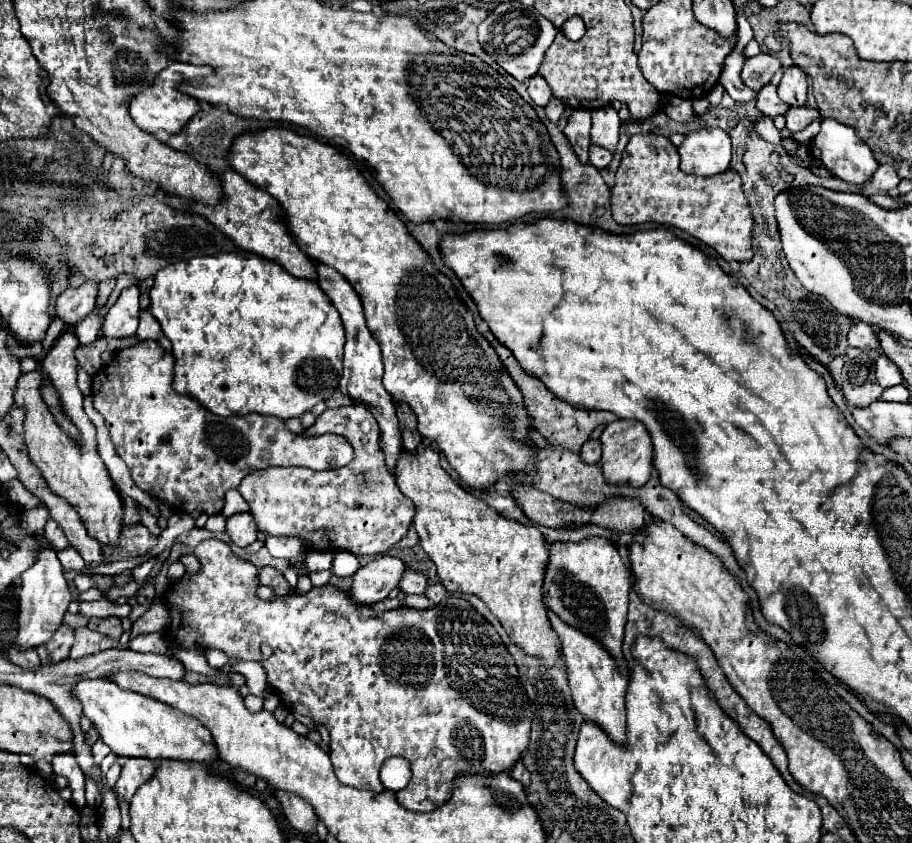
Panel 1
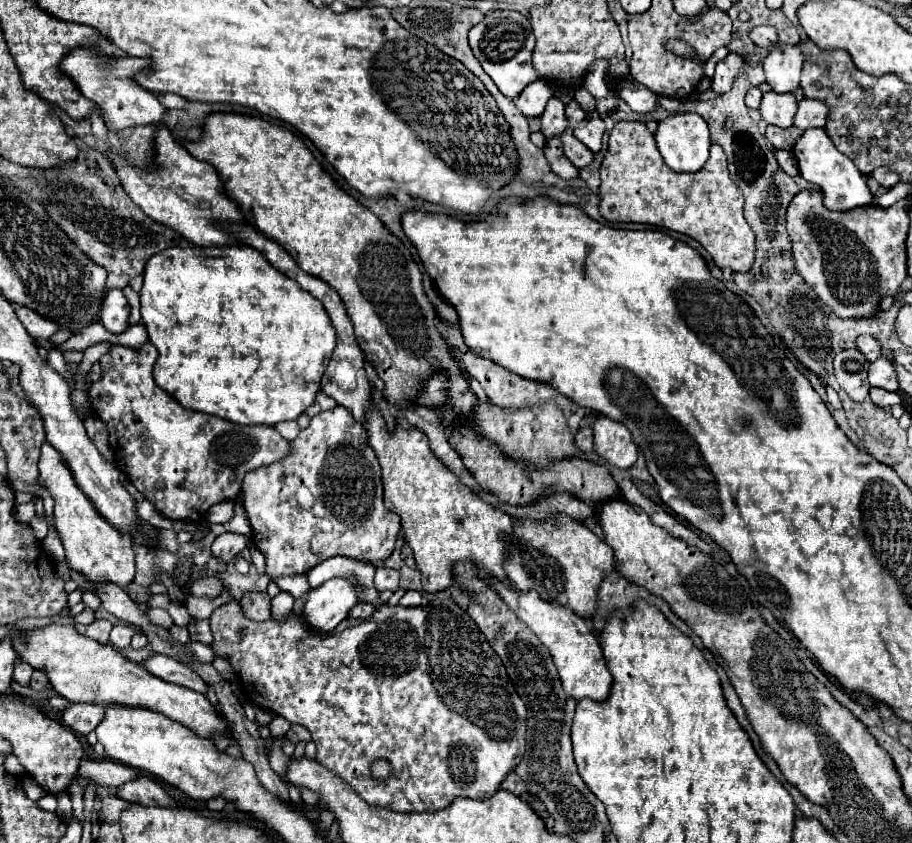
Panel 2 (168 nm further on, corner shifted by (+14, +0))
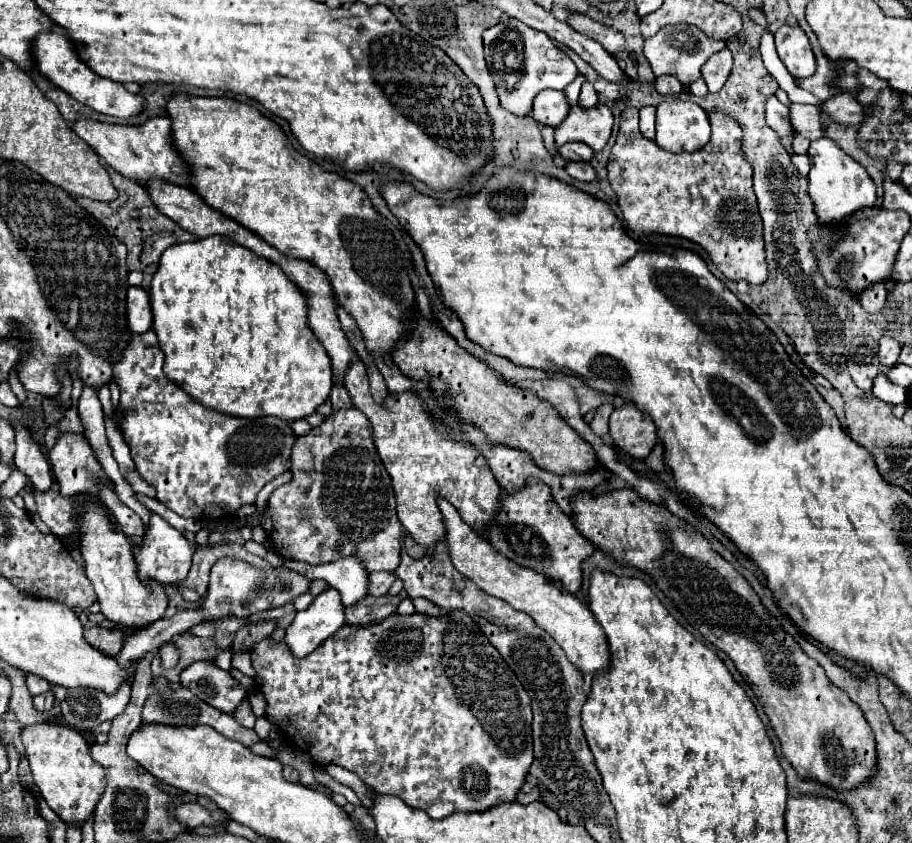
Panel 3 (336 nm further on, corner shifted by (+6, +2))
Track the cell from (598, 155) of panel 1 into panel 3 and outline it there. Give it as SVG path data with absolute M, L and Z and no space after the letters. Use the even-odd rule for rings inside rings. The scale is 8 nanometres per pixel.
M569 142L569 144L565 144L565 146L561 146L559 148L559 154L565 158L565 160L569 160L569 162L577 162L577 160L581 160L581 162L589 162L591 160L591 156L593 156L593 150L587 146L587 144L583 144L583 142Z

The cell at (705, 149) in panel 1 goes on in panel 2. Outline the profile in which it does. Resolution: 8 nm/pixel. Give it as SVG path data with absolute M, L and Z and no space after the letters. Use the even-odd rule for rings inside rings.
M695 112L671 114L671 116L663 118L653 136L655 136L655 142L657 142L657 150L661 152L665 164L671 170L697 172L697 170L701 170L701 166L709 158L709 146L711 146L709 128L707 128L707 122L701 120L699 114L695 114Z

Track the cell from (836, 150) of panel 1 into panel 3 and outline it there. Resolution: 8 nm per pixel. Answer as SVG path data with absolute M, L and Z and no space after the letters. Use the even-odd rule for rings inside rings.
M819 138L813 140L809 146L809 158L811 158L811 172L809 172L809 194L815 204L815 214L819 220L833 220L841 222L845 216L875 206L877 194L875 194L875 182L869 178L867 170L855 162L851 156L847 156L831 138Z

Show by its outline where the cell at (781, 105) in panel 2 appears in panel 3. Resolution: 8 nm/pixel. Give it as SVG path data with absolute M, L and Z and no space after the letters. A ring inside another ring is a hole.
M789 104L789 122L793 130L807 140L817 140L823 136L821 114L817 106L811 104Z

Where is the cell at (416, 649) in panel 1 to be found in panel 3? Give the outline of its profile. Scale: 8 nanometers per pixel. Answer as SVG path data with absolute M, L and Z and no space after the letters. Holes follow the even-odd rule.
M451 610L447 616L437 616L437 618L415 612L415 614L411 614L411 616L391 614L391 616L387 616L383 622L375 622L375 624L367 624L367 626L347 626L347 624L345 624L345 626L341 628L339 634L331 636L329 640L325 640L317 650L313 650L313 652L311 652L309 656L305 656L305 658L295 658L293 652L287 648L285 640L275 642L271 636L267 636L267 638L263 638L259 644L253 646L253 650L251 650L251 662L253 662L253 668L255 668L255 686L257 686L257 690L259 690L259 692L265 696L265 700L267 700L265 716L267 716L271 722L273 722L273 720L277 722L277 726L279 726L279 730L281 730L283 736L291 738L291 740L287 740L287 742L289 742L293 748L311 754L311 758L313 758L317 764L329 764L329 762L333 762L333 764L339 764L339 766L343 766L343 768L355 772L355 774L357 774L371 790L375 790L377 794L397 796L397 798L401 798L407 806L425 810L431 818L445 818L445 816L449 816L449 814L453 814L453 812L459 812L459 810L463 810L463 812L487 810L487 808L497 806L497 804L503 804L503 802L513 802L515 796L517 796L517 792L519 792L519 788L521 788L521 784L525 782L525 774L527 774L527 770L529 770L529 766L531 766L531 762L533 762L533 744L531 744L531 722L533 722L533 712L531 712L531 700L527 698L525 688L521 688L521 682L517 680L515 672L507 666L507 662L503 660L503 656L497 652L497 648L487 640L487 636L481 632L481 628L475 624L475 620L473 620L467 612L463 612L463 610Z

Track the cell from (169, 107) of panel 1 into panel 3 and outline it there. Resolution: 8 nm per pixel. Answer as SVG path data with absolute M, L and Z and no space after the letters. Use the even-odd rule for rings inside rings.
M57 28L53 32L45 34L45 36L37 36L37 40L33 44L33 56L35 56L39 72L45 78L49 78L57 88L65 90L67 94L71 94L81 104L91 106L95 112L109 114L109 116L123 118L123 120L131 120L131 118L137 118L145 110L145 98L141 94L133 94L133 92L125 90L123 84L95 74L81 60L79 46L73 44L73 40L65 32L57 30Z

